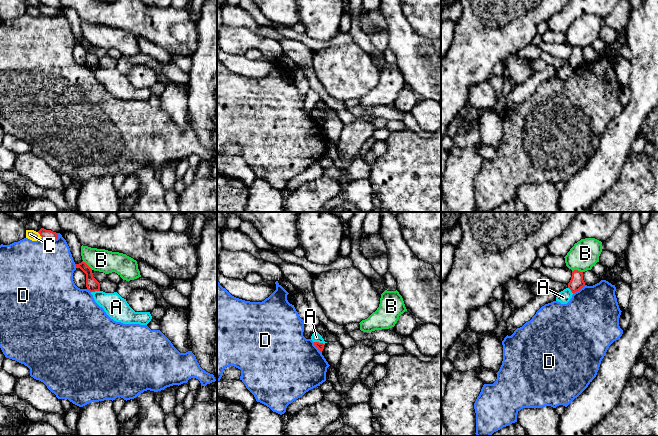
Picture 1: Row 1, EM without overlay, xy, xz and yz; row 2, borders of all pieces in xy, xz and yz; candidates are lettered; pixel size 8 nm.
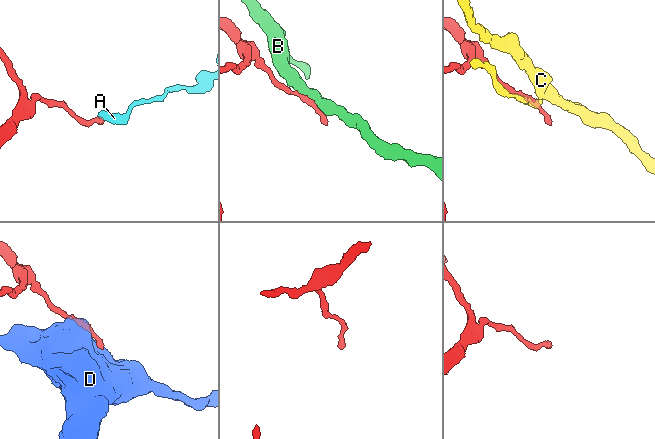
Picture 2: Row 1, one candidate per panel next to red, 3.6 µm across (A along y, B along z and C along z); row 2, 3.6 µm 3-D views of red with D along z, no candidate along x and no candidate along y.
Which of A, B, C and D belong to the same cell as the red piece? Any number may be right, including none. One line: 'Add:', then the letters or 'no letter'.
Add: no letter

